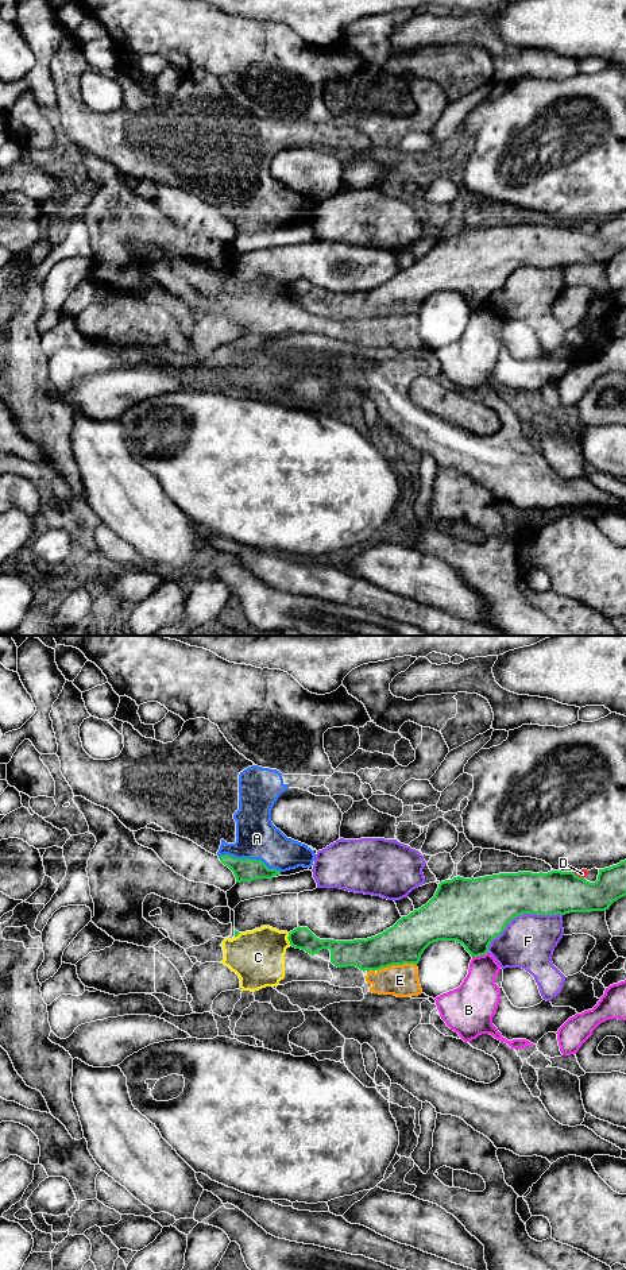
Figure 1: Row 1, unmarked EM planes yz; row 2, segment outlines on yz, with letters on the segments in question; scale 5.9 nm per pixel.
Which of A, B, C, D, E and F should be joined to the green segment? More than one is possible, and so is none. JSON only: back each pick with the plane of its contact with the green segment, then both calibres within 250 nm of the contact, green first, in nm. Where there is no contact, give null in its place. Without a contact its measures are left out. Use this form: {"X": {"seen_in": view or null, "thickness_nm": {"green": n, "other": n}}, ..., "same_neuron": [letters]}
{"A": {"seen_in": "yz", "thickness_nm": {"green": 140, "other": 260}}, "same_neuron": ["A"]}

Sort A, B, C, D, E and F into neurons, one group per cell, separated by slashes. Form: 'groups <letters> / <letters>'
groups A / B / C E / D / F

